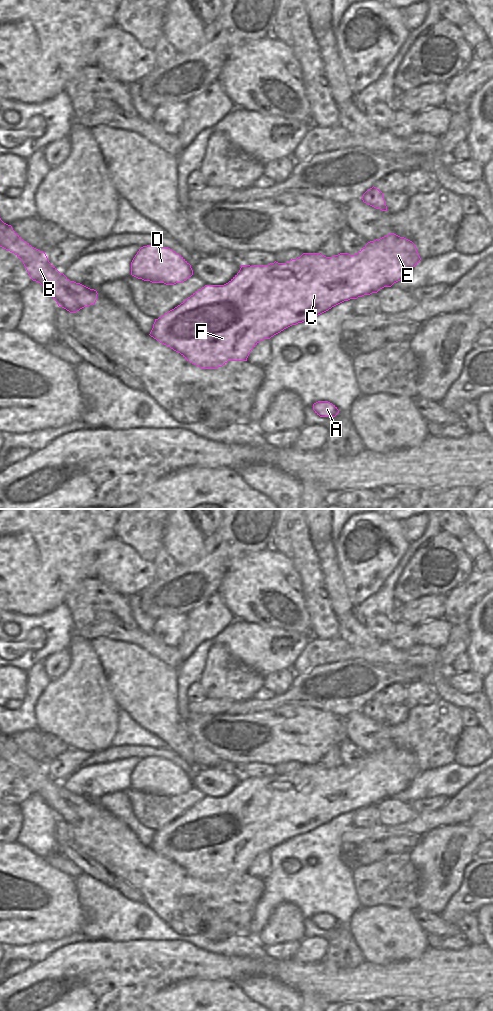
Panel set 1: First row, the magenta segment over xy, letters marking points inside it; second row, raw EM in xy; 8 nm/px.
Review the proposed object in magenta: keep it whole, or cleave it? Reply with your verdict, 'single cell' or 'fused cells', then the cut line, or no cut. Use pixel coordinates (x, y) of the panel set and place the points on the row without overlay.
single cell; no cut

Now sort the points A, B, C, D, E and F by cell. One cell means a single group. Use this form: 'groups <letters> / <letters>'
groups A B C D E F

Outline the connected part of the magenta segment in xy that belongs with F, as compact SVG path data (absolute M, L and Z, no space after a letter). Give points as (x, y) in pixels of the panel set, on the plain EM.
M394 745L368 754L358 765L340 765L326 769L303 765L286 775L241 777L239 784L224 797L205 797L180 817L155 831L150 848L180 865L187 873L202 880L216 881L228 873L247 873L251 862L262 852L284 841L308 833L350 811L377 805L404 791L421 772L415 756Z

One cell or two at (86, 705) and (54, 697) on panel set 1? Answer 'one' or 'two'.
one

